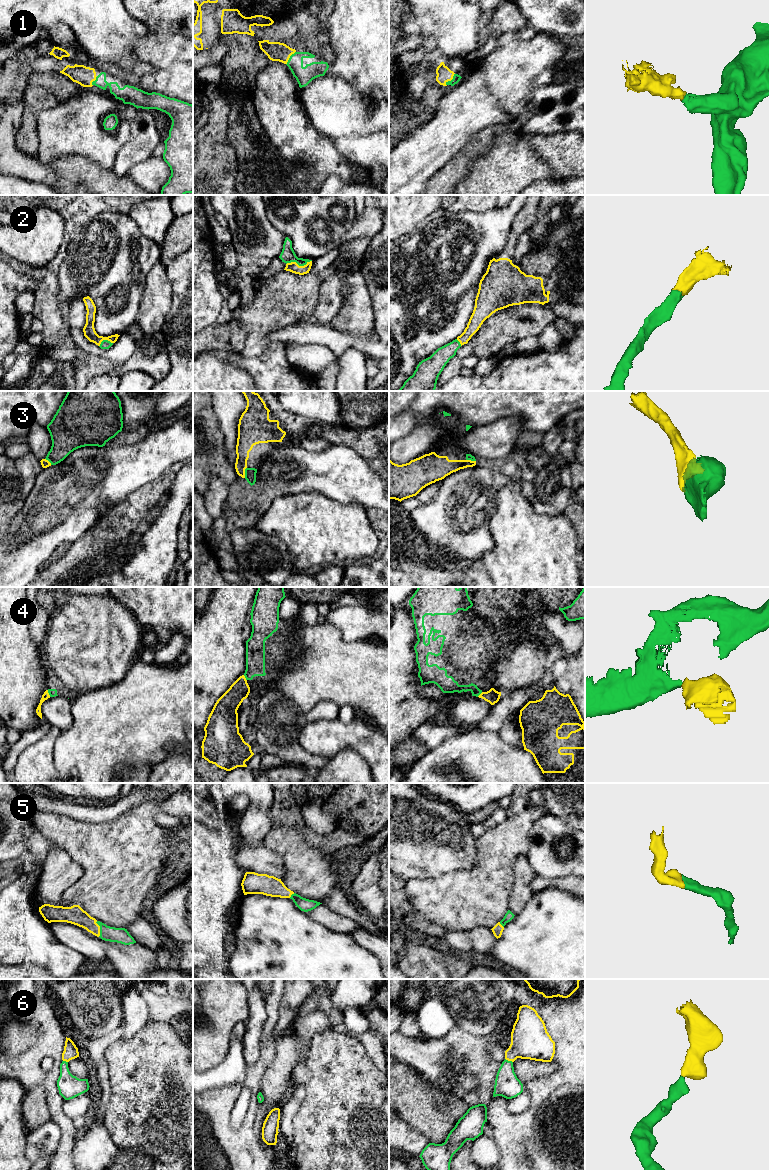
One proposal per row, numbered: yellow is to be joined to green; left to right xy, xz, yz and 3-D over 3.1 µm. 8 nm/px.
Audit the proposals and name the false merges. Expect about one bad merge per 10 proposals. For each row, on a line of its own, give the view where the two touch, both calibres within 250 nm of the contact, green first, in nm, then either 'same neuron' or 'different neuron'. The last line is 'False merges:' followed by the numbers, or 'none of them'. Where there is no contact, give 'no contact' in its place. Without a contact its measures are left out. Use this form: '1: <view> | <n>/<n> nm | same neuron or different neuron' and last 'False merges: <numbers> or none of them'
1: yz | 60/120 nm | same neuron
2: xz | 120/90 nm | same neuron
3: xz | 100/140 nm | same neuron
4: xy | 60/60 nm | same neuron
5: xy | 130/150 nm | same neuron
6: yz | 200/300 nm | same neuron
False merges: none of them

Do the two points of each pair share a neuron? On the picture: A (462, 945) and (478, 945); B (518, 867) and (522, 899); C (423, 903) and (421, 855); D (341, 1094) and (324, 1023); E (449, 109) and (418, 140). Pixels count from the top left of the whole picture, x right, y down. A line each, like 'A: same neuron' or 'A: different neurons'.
A: different neurons
B: same neuron
C: different neurons
D: different neurons
E: same neuron

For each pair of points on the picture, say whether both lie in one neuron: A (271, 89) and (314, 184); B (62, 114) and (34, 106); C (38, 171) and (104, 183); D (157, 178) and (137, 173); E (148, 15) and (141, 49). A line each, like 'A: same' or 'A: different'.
A: same
B: different
C: different
D: same
E: same

